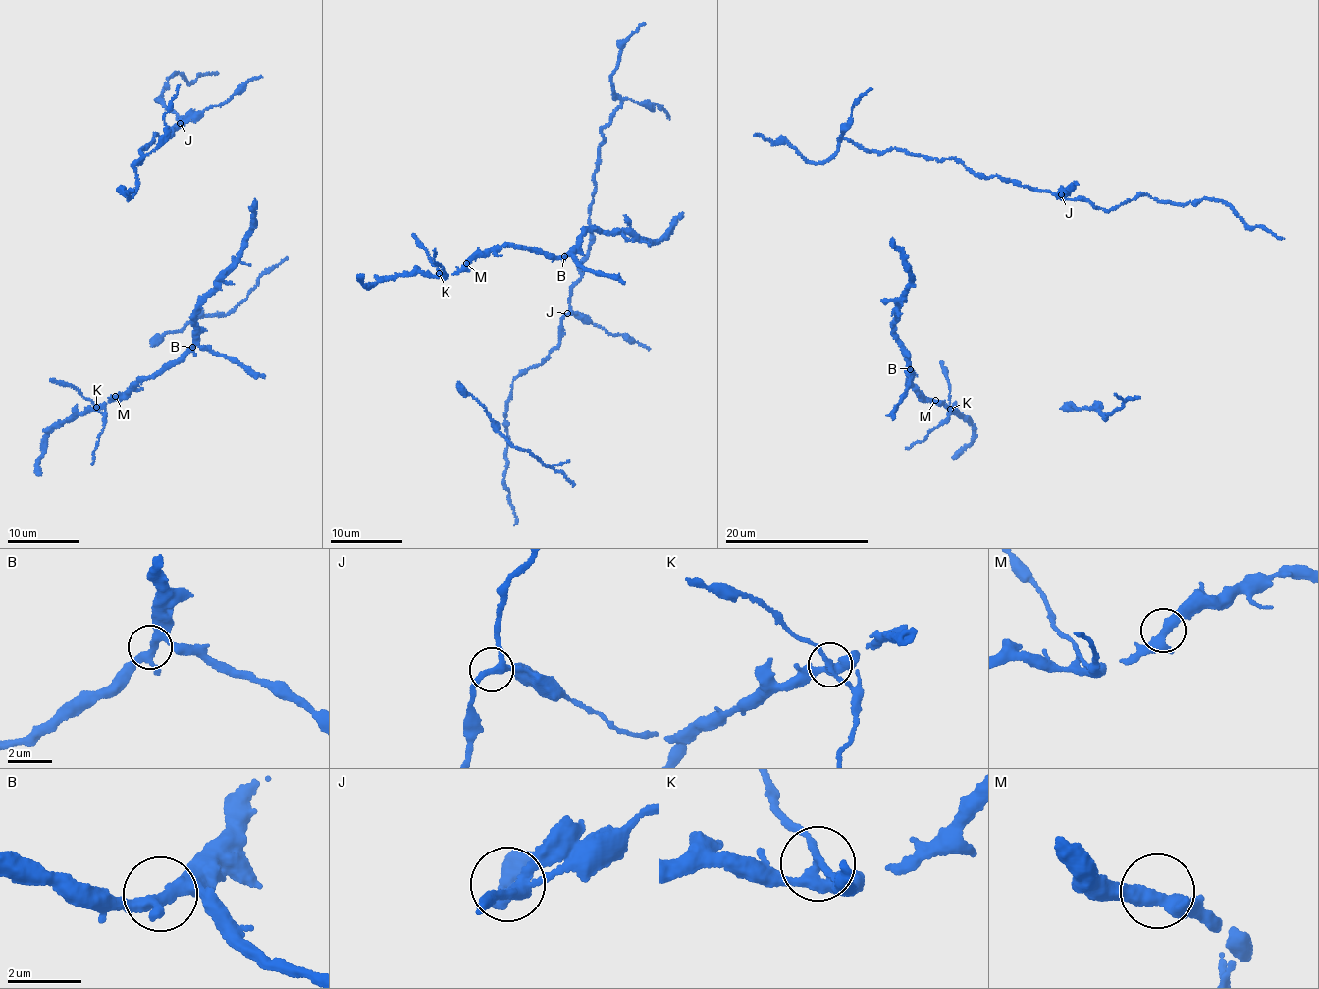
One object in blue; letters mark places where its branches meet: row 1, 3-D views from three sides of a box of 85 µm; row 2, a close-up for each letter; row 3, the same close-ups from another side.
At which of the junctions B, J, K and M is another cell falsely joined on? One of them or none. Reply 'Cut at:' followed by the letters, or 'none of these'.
Cut at: K

